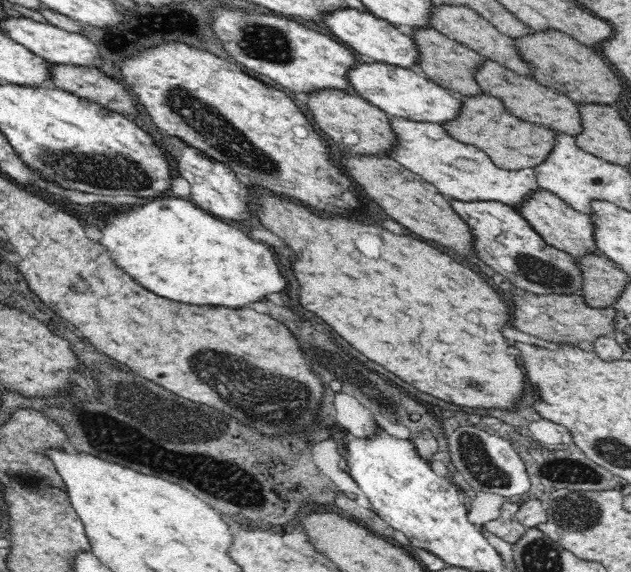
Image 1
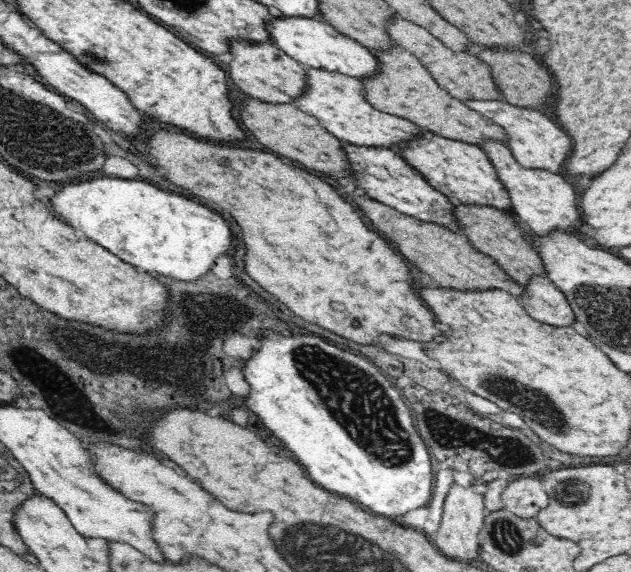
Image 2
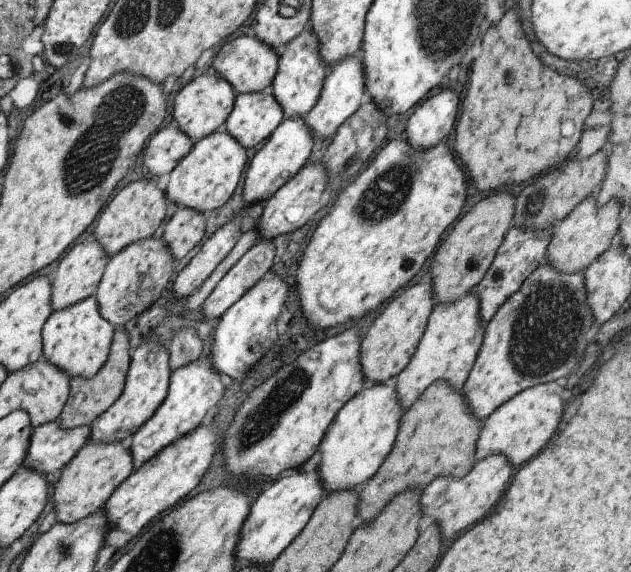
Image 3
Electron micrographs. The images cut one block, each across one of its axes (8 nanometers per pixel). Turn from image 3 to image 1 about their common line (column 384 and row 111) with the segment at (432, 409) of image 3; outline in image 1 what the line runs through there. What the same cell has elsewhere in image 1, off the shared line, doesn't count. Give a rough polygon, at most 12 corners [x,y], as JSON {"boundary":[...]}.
{"boundary":[[462,97],[440,123],[504,170],[534,168],[556,133],[523,122],[498,98]]}

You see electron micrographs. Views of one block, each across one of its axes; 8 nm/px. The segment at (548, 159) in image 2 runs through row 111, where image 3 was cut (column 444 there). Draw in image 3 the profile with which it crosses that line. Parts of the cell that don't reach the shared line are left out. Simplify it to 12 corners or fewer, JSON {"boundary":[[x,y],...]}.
{"boundary":[[502,453],[459,479],[437,476],[419,511],[440,538],[475,524],[503,496],[515,470]]}

